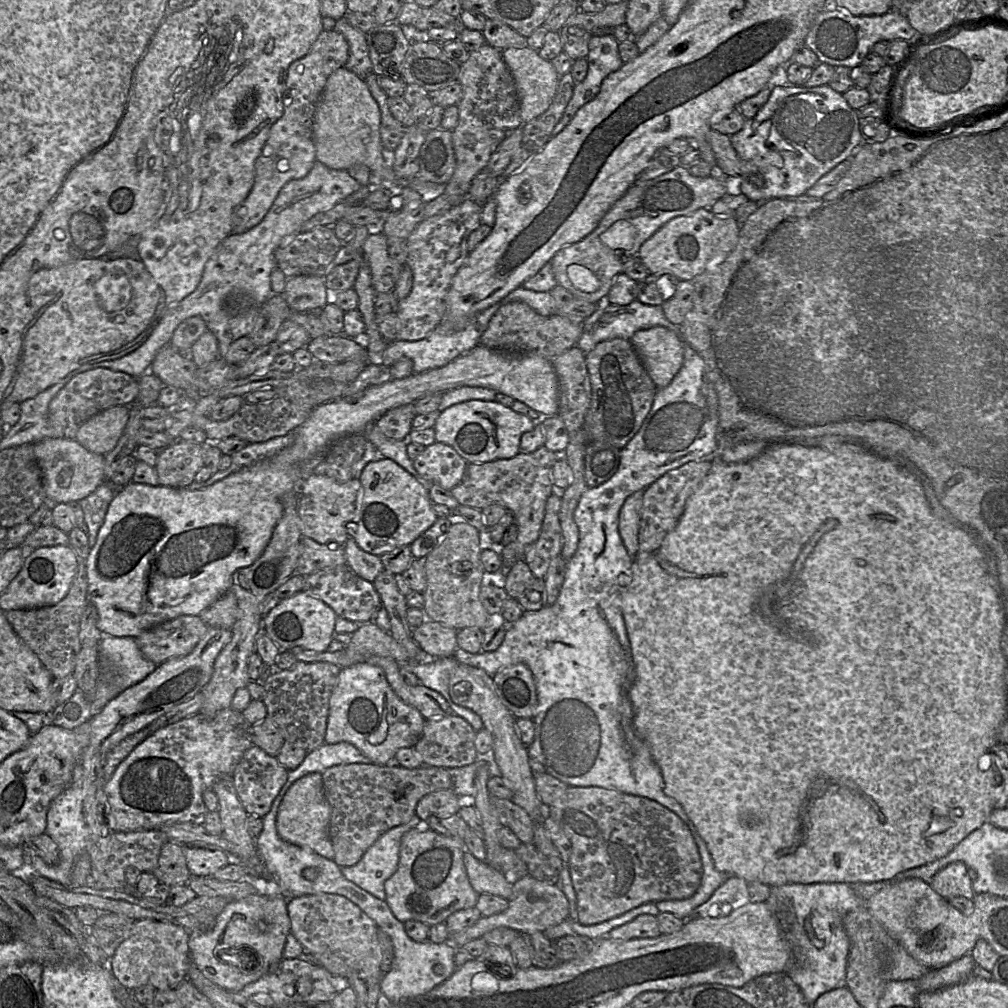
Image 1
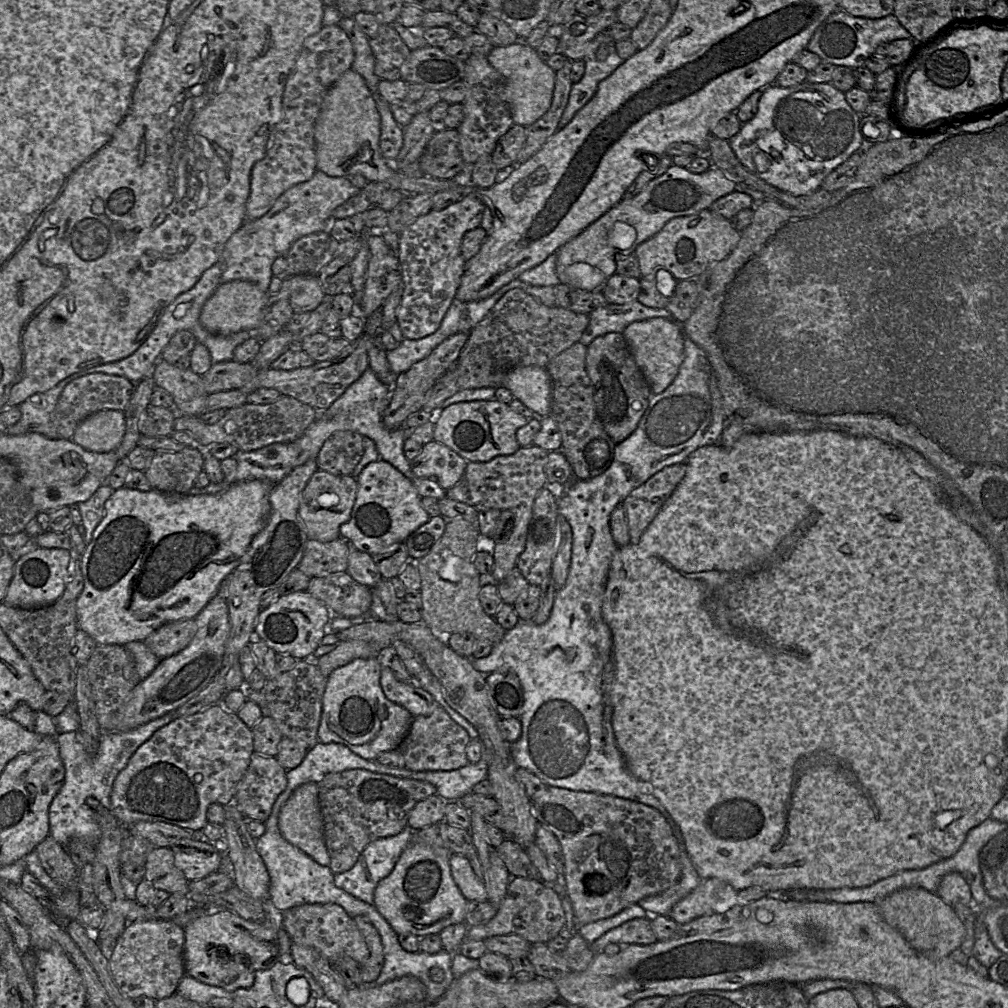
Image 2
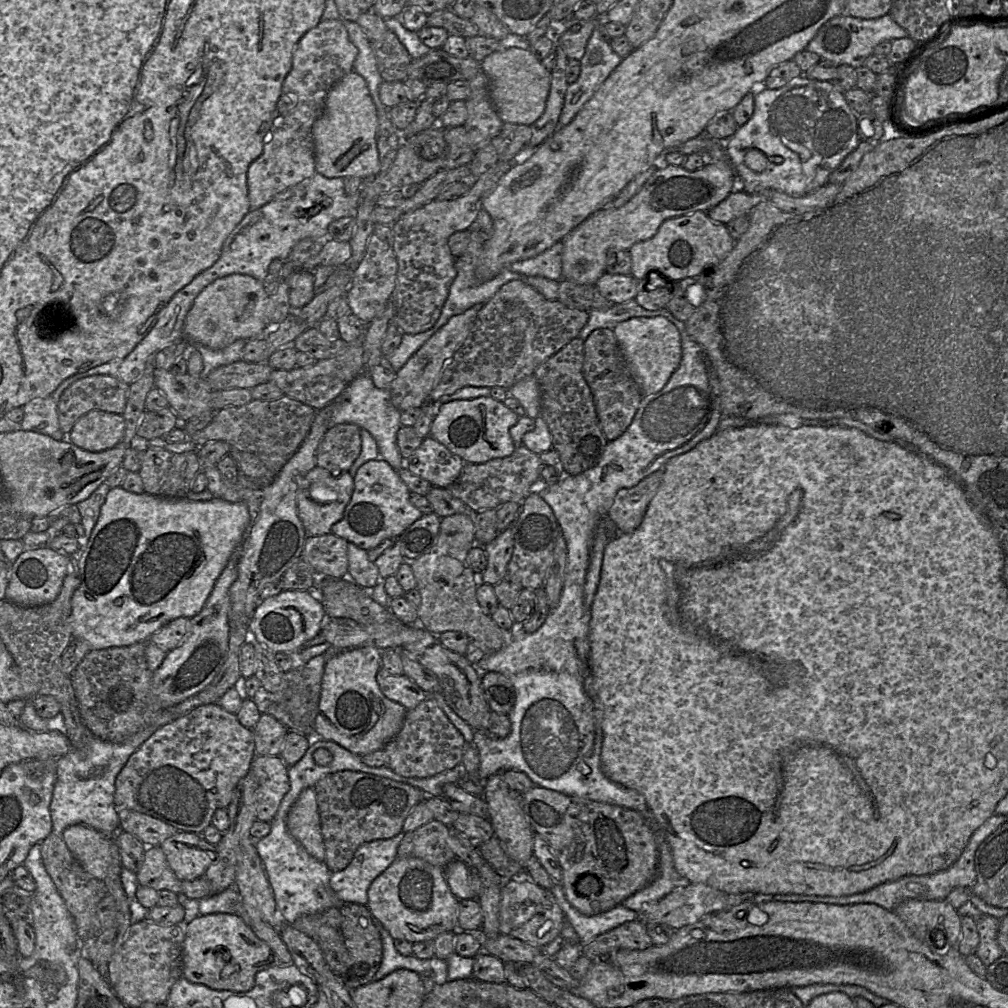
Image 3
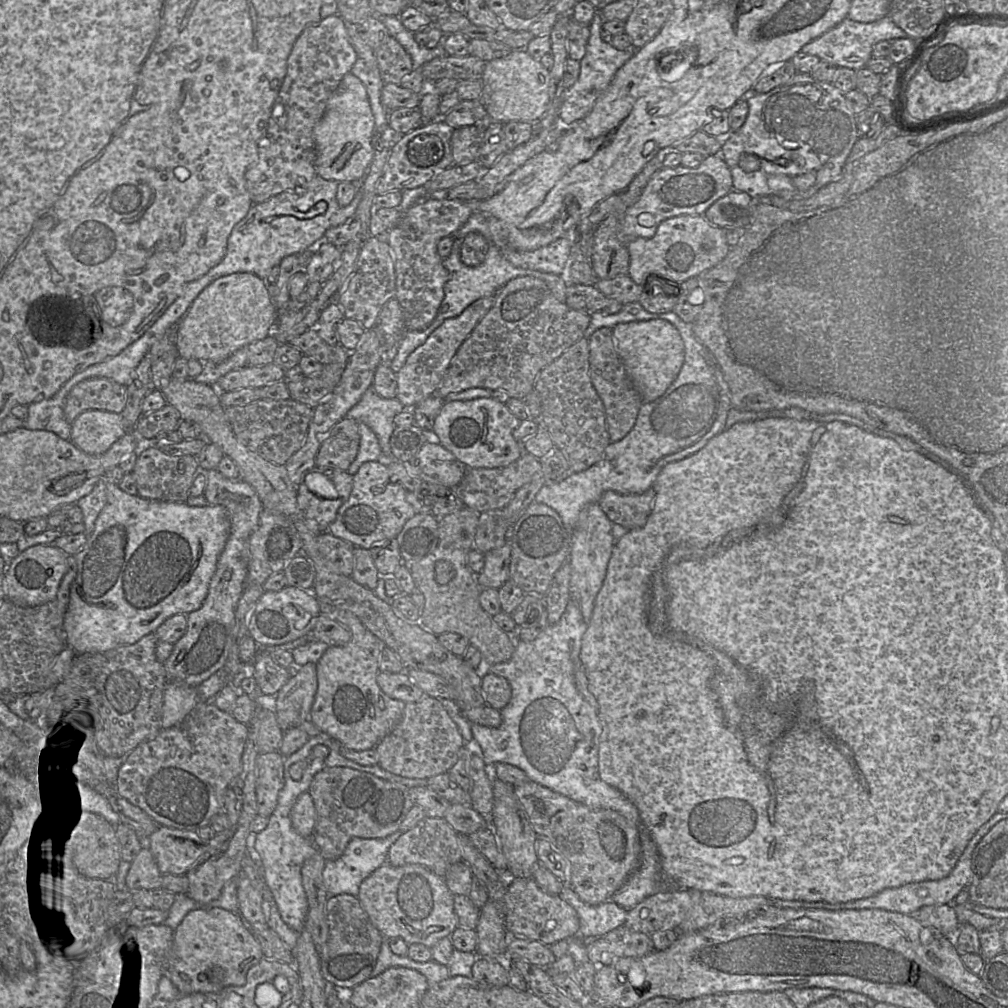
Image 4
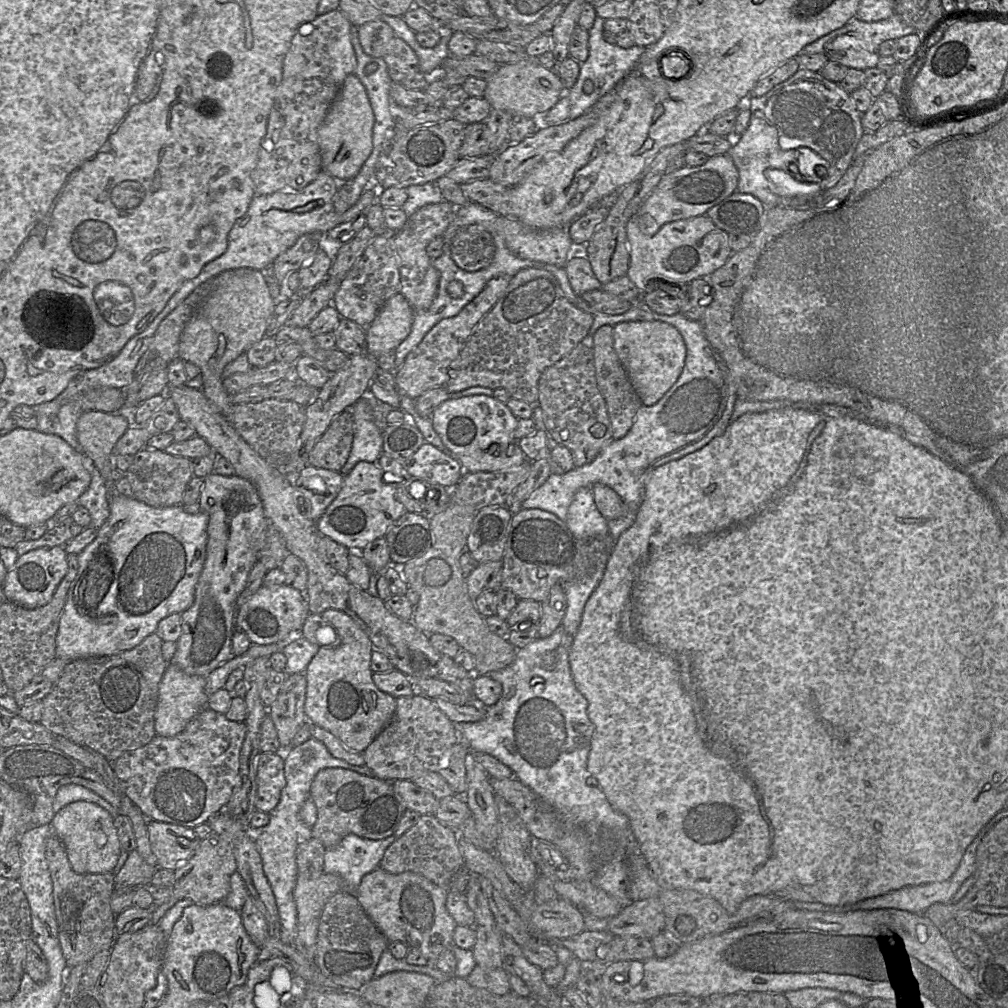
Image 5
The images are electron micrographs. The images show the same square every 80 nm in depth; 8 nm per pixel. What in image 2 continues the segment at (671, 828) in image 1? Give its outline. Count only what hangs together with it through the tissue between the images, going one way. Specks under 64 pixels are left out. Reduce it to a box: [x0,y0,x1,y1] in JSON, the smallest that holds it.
[531,786,681,931]

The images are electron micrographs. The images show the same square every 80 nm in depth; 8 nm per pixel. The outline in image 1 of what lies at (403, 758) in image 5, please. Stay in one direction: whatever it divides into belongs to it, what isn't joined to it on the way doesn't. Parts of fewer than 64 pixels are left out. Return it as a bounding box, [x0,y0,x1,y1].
[415,715,479,768]

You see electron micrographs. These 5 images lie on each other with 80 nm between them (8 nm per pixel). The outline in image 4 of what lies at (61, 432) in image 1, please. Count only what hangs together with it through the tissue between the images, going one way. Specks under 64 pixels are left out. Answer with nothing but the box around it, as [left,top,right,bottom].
[64,378,127,423]

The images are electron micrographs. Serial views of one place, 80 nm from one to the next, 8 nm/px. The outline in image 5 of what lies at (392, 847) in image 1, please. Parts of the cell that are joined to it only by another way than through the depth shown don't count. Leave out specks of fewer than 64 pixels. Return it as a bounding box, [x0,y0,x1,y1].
[324,834,394,894]

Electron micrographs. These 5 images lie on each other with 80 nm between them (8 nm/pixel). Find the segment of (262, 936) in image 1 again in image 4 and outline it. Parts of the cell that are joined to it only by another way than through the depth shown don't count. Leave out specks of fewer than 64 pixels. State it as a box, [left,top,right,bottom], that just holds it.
[168,908,263,994]

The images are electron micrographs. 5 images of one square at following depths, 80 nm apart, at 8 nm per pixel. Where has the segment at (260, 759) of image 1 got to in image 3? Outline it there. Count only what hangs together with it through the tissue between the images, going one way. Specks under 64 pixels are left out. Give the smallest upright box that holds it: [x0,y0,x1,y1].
[249,756,289,822]

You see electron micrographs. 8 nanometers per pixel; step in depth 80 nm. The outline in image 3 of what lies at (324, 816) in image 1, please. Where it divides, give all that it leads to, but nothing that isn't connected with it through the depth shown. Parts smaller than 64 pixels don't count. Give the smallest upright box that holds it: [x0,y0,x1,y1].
[287,787,325,862]

